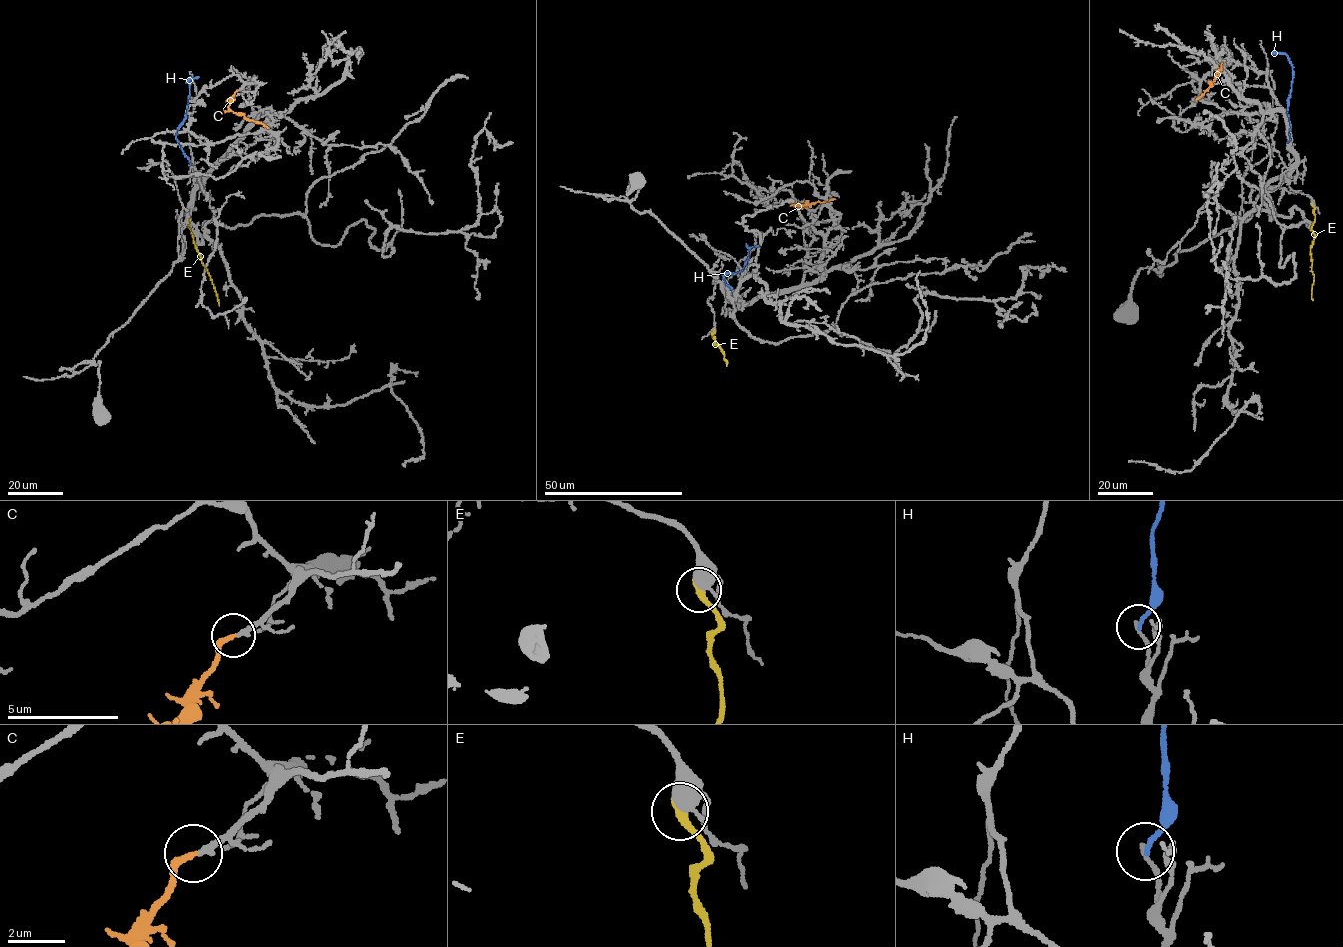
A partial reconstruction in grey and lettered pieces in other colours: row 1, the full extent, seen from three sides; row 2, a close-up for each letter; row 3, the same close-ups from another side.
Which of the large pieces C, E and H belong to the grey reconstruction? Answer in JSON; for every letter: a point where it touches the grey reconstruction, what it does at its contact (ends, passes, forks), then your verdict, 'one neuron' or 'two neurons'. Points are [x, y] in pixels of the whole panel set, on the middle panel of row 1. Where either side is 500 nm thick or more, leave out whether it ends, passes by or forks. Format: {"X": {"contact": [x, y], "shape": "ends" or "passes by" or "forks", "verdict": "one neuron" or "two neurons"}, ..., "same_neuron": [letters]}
{"C": {"contact": [805, 207], "shape": "ends", "verdict": "one neuron"}, "E": {"contact": [714, 330], "shape": "ends", "verdict": "two neurons"}, "H": {"contact": [731, 288], "shape": "ends", "verdict": "two neurons"}, "same_neuron": ["C"]}

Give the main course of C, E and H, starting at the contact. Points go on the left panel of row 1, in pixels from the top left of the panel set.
C: (237, 90), (228, 107), (268, 127)
E: (189, 219), (189, 228), (218, 305)
H: (190, 165), (176, 137), (186, 115), (190, 77), (198, 77)

